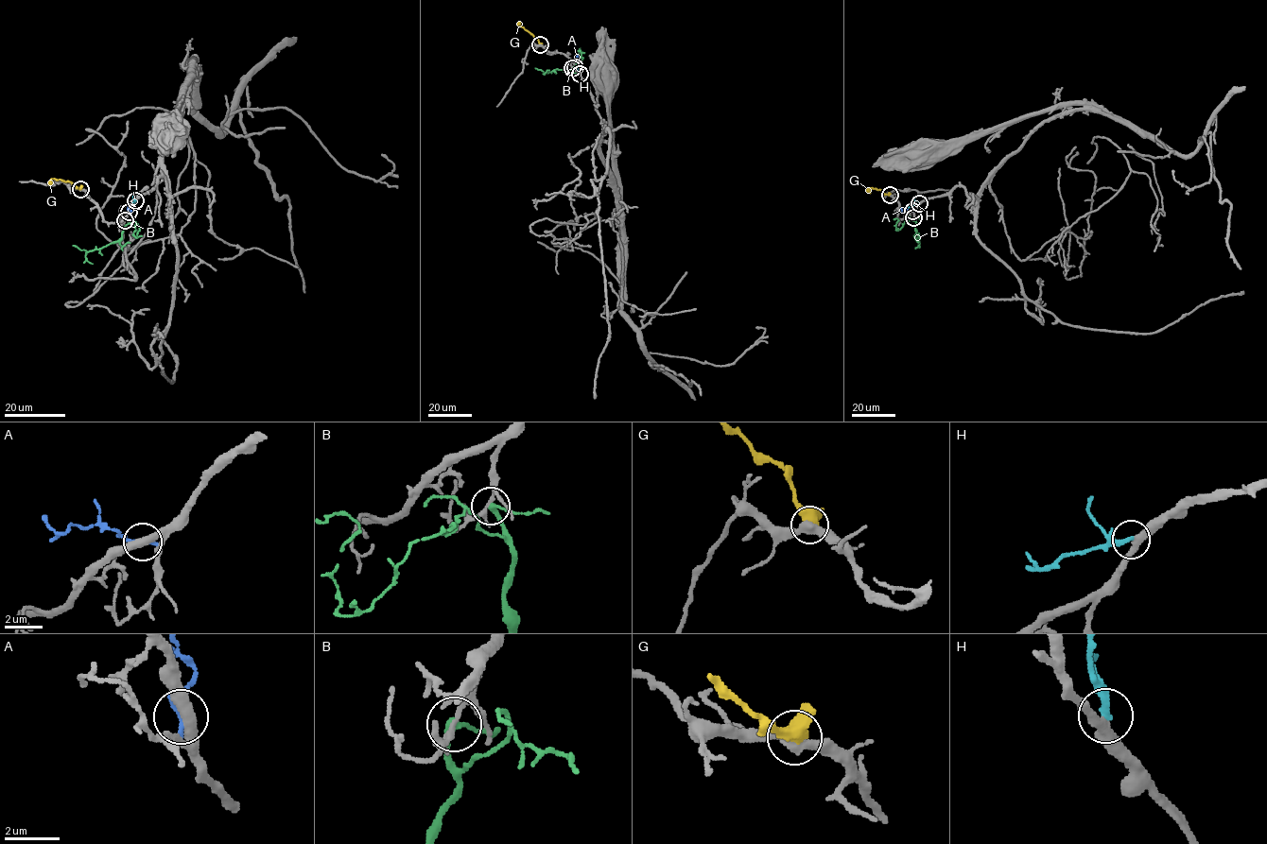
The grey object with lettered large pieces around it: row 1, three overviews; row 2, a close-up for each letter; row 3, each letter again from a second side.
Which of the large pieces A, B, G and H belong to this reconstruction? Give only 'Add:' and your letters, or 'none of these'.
Add: H

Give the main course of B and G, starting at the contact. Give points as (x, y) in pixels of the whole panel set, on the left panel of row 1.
B: (125, 220), (119, 239), (85, 255), (86, 259), (93, 263)
G: (79, 189), (60, 180), (52, 179), (50, 185)

